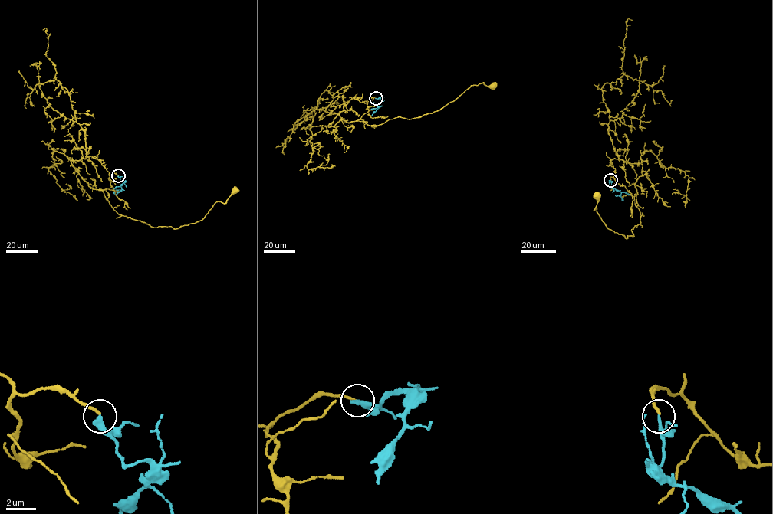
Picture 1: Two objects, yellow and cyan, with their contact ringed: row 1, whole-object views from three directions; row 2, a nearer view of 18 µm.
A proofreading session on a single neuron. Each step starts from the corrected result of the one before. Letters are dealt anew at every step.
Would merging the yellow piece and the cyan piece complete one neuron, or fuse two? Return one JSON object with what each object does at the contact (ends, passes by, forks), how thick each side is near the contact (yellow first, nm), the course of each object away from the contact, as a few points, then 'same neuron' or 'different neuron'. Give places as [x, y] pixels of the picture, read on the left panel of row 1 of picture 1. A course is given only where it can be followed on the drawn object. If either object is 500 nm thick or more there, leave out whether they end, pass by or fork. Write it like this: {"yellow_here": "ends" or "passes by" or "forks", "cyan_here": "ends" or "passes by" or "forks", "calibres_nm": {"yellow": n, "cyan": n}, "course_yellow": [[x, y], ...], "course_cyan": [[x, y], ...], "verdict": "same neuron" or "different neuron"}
{"yellow_here": "ends", "cyan_here": "ends", "calibres_nm": {"yellow": 170, "cyan": 280}, "course_yellow": [[118, 175], [95, 156], [70, 160], [118, 214], [154, 227], [177, 228], [200, 220], [234, 190]], "course_cyan": [[118, 175], [123, 181], [121, 190], [114, 194]], "verdict": "different neuron"}

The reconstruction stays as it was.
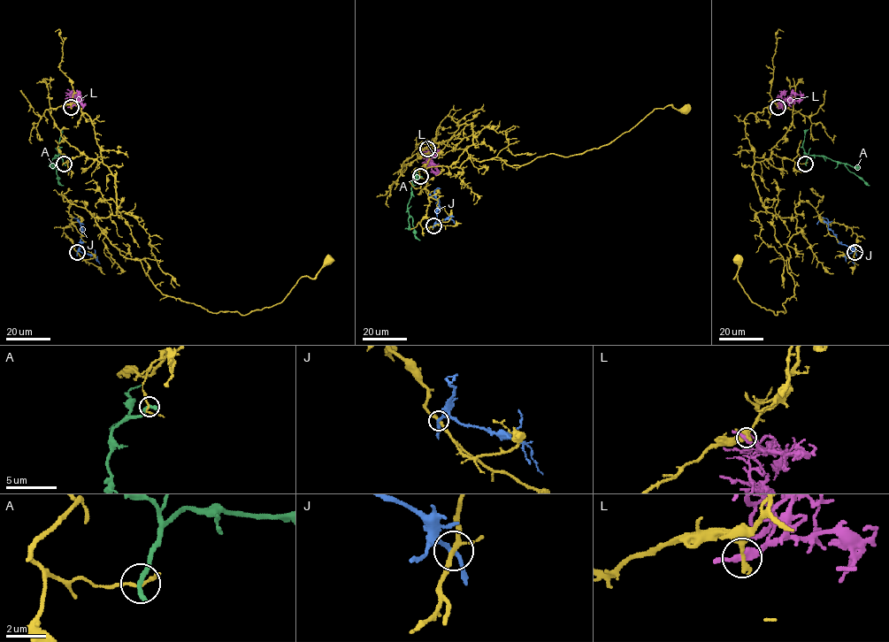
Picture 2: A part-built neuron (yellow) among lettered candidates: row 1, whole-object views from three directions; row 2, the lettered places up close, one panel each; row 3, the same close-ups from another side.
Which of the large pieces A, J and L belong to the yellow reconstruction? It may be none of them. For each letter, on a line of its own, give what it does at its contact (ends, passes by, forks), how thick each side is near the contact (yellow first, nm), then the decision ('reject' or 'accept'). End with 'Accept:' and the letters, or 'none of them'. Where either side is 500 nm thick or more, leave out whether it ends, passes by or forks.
A: it ends there; 130 nm thick on the yellow side, 320 nm on the other; reject
J: it passes by; 190 nm thick on the yellow side, 200 nm on the other; reject
L: it passes by; 300 nm thick on the yellow side, 320 nm on the other; reject
Accept: none of them

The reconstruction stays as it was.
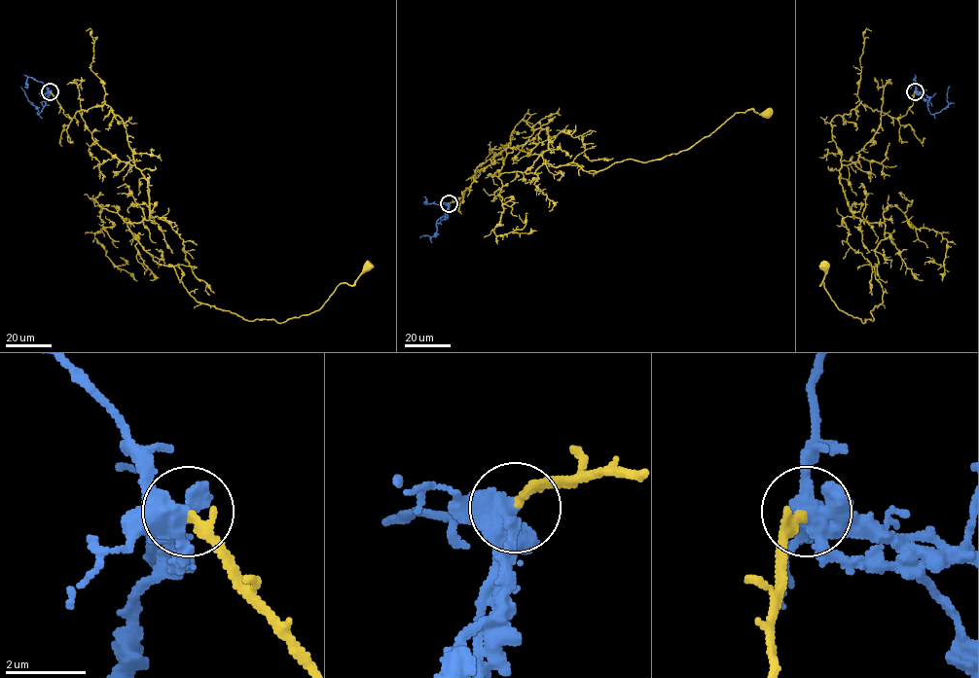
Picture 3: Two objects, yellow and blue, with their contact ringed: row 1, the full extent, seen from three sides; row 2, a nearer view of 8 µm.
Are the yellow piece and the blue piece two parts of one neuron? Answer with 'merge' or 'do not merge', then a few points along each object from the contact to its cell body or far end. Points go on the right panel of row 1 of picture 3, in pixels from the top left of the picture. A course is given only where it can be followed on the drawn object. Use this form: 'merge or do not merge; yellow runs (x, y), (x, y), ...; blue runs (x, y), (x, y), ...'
merge; yellow runs (915, 91), (900, 117), (860, 104), (831, 122), (851, 212), (885, 225), (872, 321), (841, 311), (824, 266); blue runs (915, 91), (927, 101), (932, 114), (947, 106), (949, 86)

